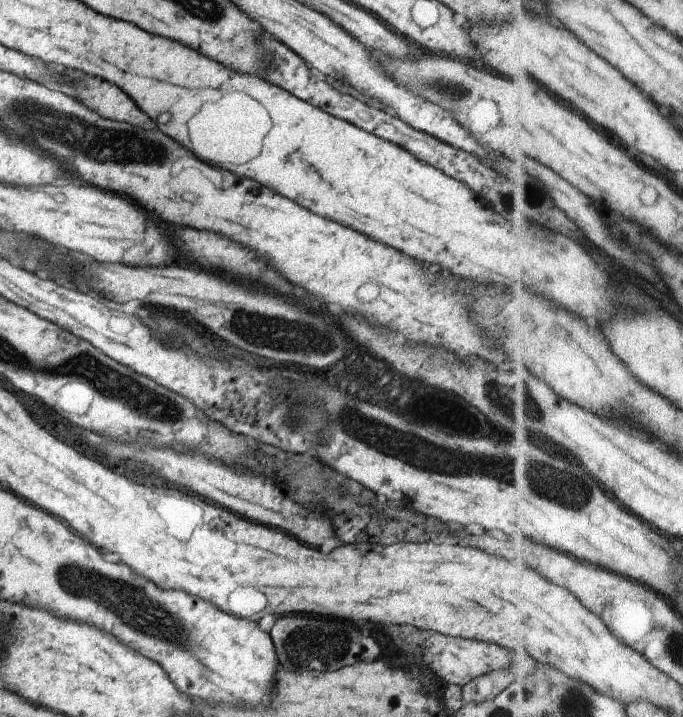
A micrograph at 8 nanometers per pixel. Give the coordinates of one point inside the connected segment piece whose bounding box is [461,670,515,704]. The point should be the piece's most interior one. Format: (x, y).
(486, 687)

